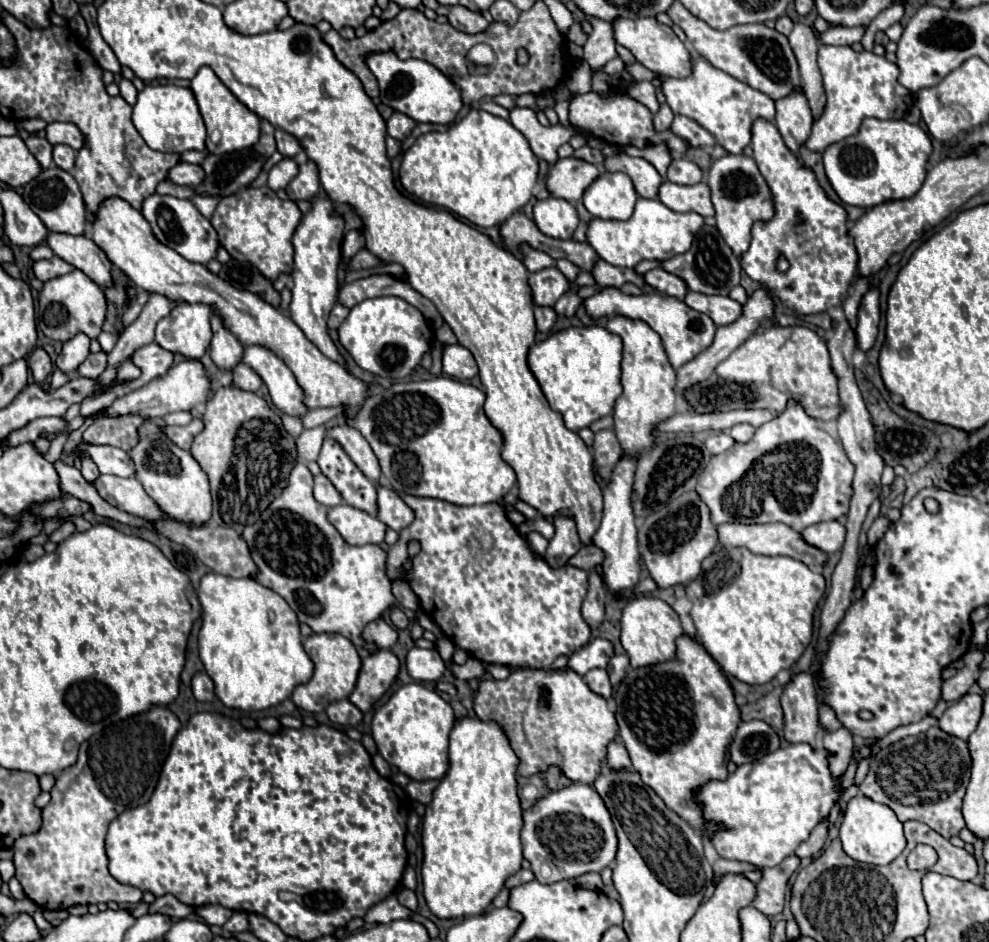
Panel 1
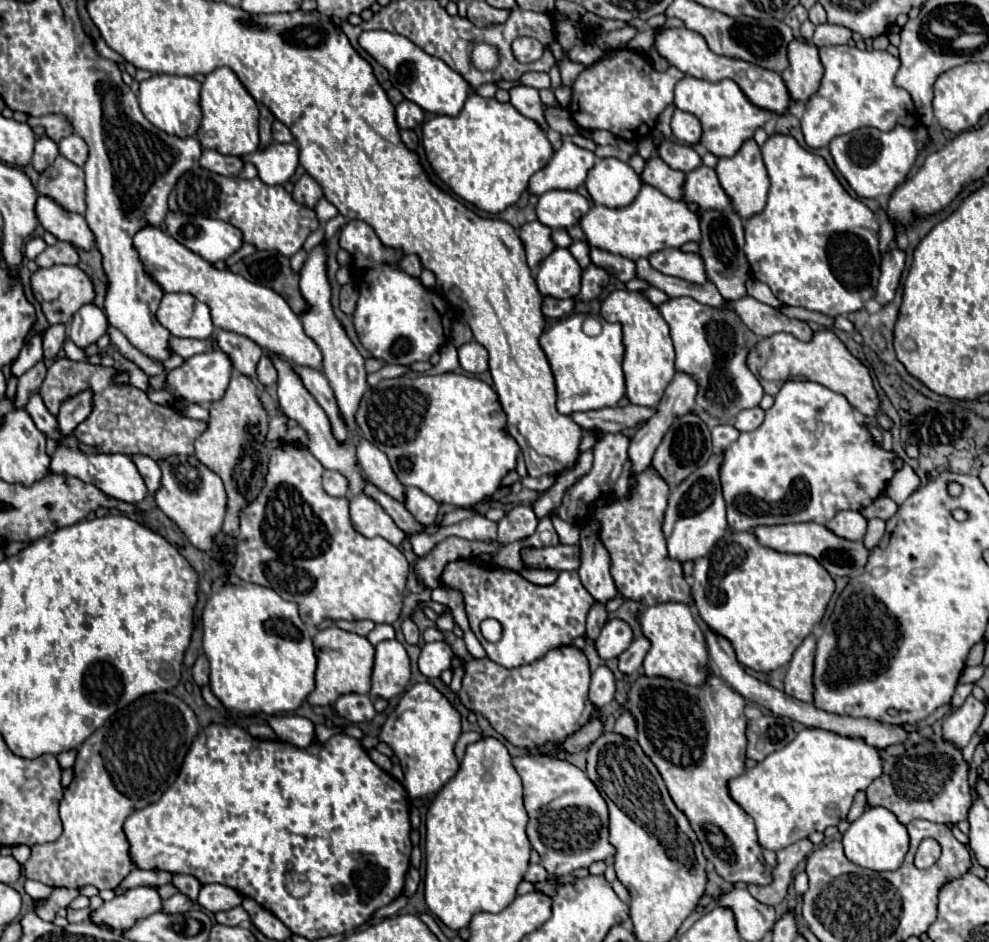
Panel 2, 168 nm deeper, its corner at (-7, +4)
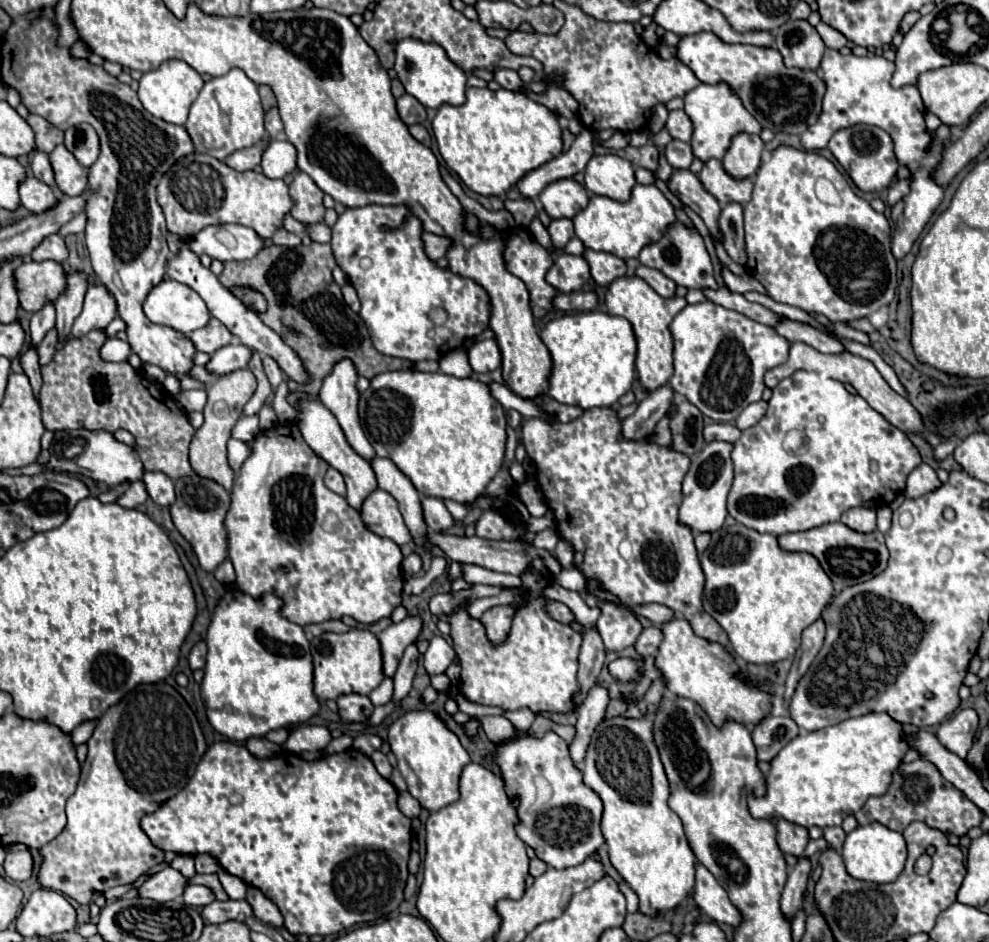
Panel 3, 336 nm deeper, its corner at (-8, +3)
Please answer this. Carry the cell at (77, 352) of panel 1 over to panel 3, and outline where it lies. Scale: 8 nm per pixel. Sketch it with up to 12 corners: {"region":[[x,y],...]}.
{"region":[[98,281],[88,287],[72,337],[104,329],[116,317],[116,301]]}

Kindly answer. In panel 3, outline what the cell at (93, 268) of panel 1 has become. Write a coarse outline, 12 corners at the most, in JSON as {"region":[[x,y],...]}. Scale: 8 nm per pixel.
{"region":[[32,175],[20,181],[20,203],[32,213],[56,205],[56,193]]}

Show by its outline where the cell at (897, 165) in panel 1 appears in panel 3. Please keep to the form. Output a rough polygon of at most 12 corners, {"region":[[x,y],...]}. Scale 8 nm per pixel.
{"region":[[854,125],[828,149],[862,191],[890,187],[898,161],[880,127]]}

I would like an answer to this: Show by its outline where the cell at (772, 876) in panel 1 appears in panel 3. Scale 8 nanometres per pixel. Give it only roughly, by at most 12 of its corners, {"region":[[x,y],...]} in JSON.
{"region":[[790,821],[776,823],[778,845],[784,853],[802,855],[808,829]]}

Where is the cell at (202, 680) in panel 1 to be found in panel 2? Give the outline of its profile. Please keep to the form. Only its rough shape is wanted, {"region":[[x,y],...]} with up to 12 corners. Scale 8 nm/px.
{"region":[[199,656],[193,666],[193,680],[199,686],[209,684],[209,662]]}

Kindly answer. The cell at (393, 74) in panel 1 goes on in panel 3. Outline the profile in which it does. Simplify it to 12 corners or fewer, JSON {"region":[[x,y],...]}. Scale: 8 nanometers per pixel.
{"region":[[404,39],[394,69],[424,107],[462,105],[466,73],[436,43]]}

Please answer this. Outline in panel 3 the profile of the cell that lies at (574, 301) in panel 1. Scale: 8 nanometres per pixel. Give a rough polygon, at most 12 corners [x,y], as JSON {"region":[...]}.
{"region":[[586,249],[592,277],[610,285],[626,273],[626,261],[612,253]]}

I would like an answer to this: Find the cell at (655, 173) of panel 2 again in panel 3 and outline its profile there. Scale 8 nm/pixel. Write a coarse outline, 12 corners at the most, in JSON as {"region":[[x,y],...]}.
{"region":[[676,171],[668,189],[696,211],[720,239],[720,205],[690,171]]}

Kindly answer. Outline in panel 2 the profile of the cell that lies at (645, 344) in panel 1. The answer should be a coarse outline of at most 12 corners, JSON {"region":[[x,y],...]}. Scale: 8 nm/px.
{"region":[[639,292],[601,304],[623,326],[627,400],[657,406],[675,374],[669,326]]}

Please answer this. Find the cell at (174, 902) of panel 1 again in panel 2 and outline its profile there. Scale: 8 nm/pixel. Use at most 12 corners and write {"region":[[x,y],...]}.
{"region":[[174,874],[172,883],[193,901],[201,888],[197,878]]}

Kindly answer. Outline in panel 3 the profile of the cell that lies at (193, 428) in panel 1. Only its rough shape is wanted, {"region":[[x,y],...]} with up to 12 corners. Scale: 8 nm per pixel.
{"region":[[106,329],[42,367],[50,429],[126,429],[146,471],[188,477],[194,427]]}

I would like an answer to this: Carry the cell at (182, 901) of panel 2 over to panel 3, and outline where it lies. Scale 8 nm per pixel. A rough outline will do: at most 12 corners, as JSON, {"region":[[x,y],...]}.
{"region":[[188,885],[184,903],[204,907],[214,901],[206,885]]}

